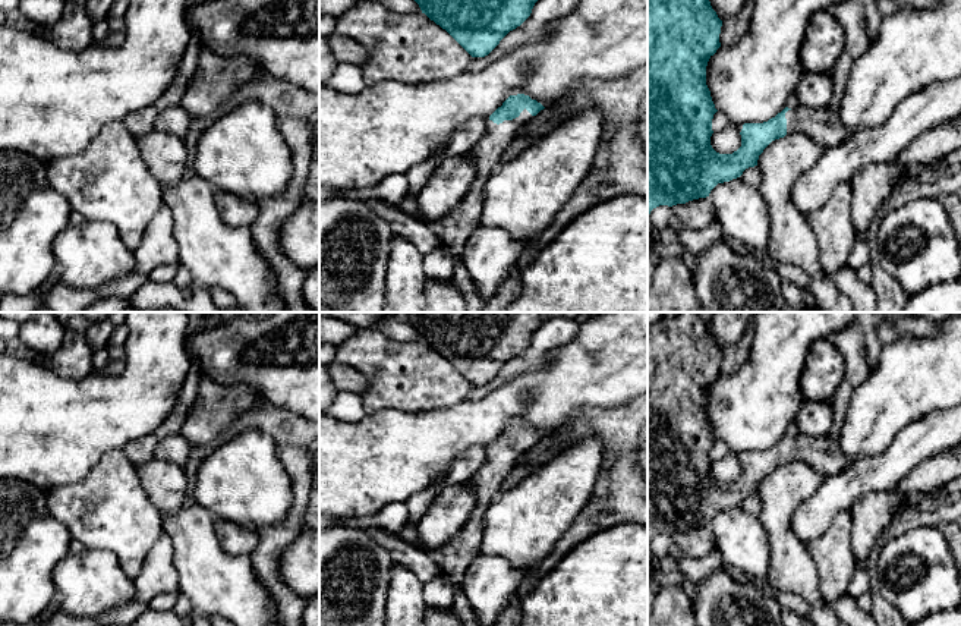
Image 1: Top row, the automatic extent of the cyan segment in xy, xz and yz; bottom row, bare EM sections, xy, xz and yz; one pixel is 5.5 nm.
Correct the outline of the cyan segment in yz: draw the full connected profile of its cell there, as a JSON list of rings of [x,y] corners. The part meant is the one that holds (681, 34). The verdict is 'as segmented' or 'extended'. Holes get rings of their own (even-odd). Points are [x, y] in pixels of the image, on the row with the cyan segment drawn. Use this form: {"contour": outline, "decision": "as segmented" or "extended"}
{"contour": [[[648,0],[648,216],[659,205],[672,207],[709,196],[718,183],[737,179],[746,169],[757,166],[759,155],[772,141],[797,129],[825,147],[841,145],[853,135],[831,108],[800,106],[801,116],[797,117],[785,107],[768,122],[744,123],[740,132],[741,147],[732,154],[716,152],[710,145],[710,136],[712,119],[718,110],[706,85],[706,66],[721,47],[721,26],[722,21],[709,0]]], "decision": "extended"}

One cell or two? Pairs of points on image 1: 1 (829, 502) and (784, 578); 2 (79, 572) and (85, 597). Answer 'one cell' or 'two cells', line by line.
1: two cells
2: one cell

